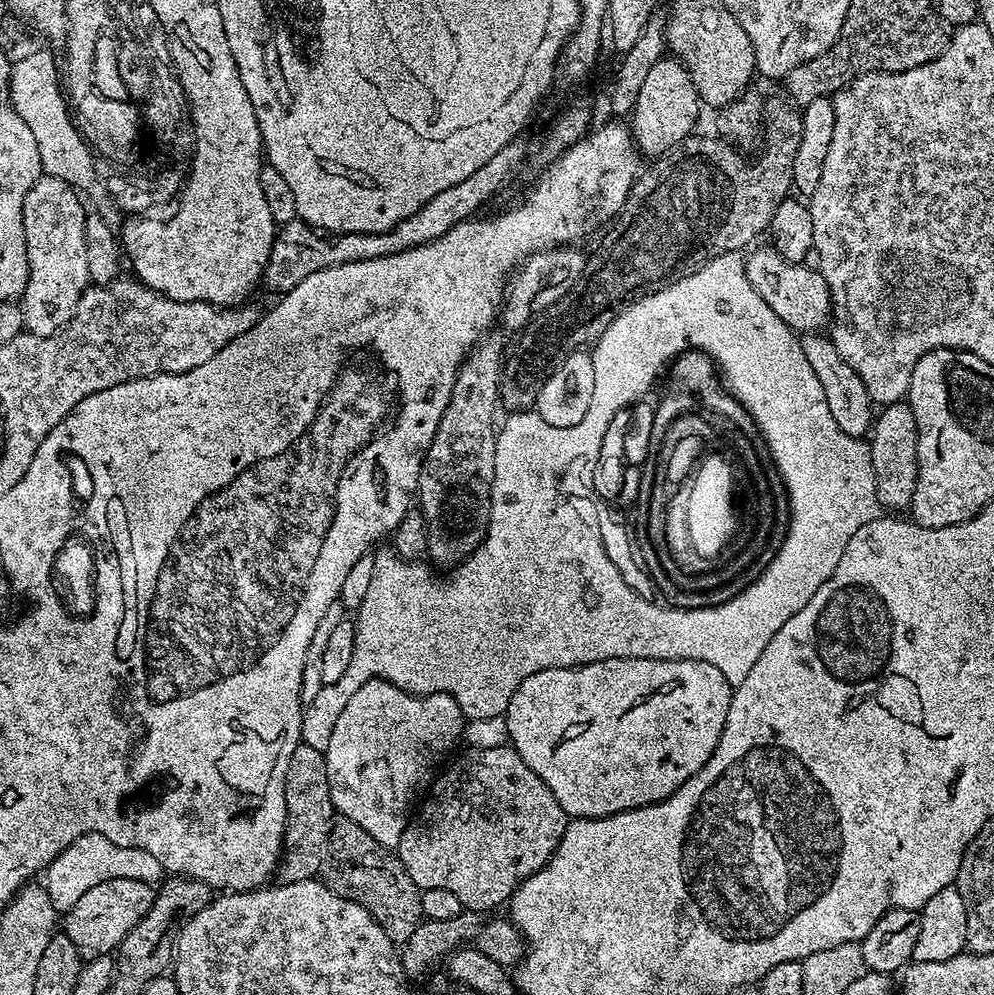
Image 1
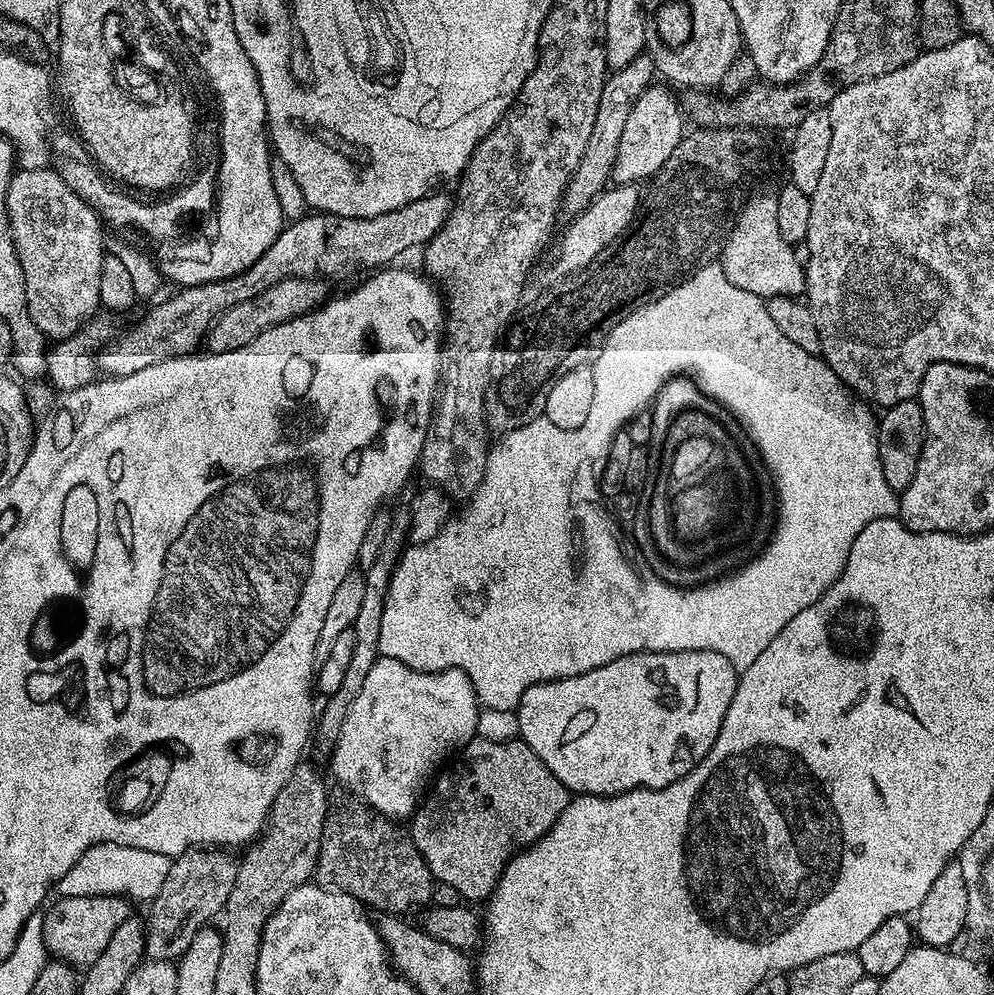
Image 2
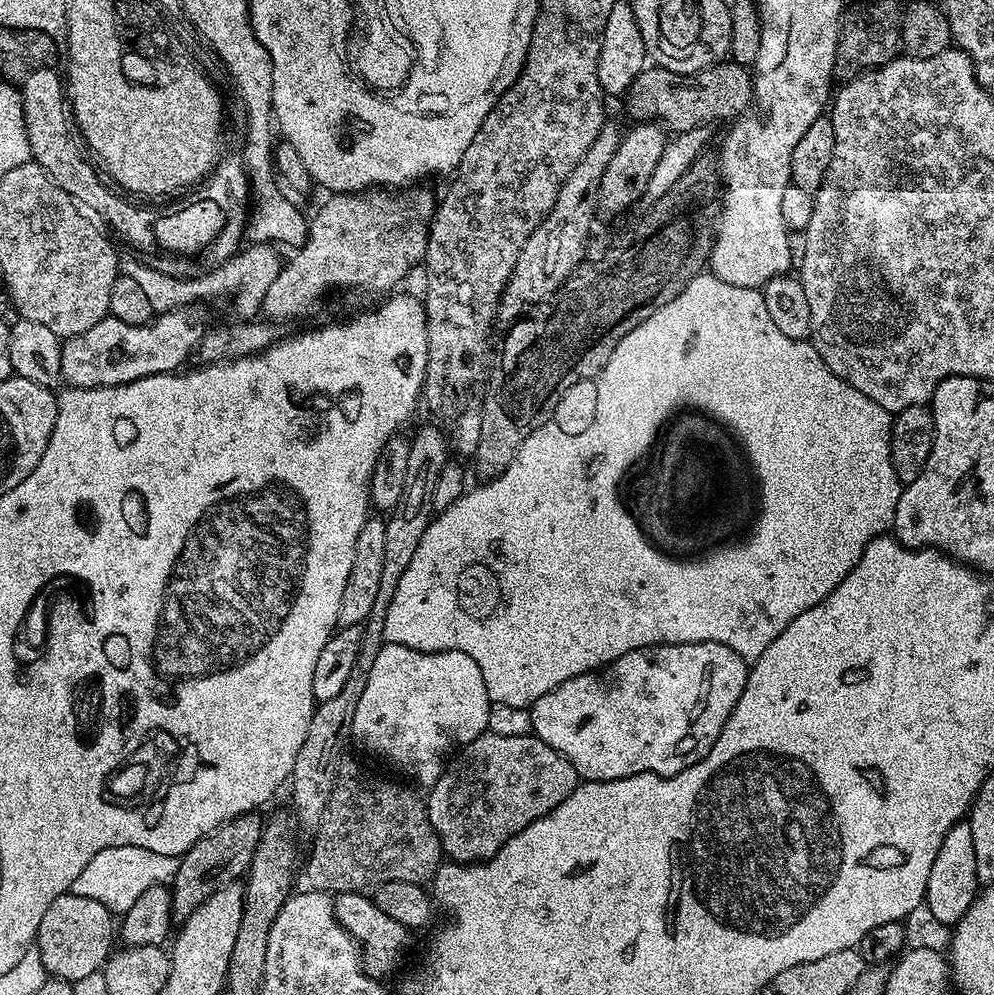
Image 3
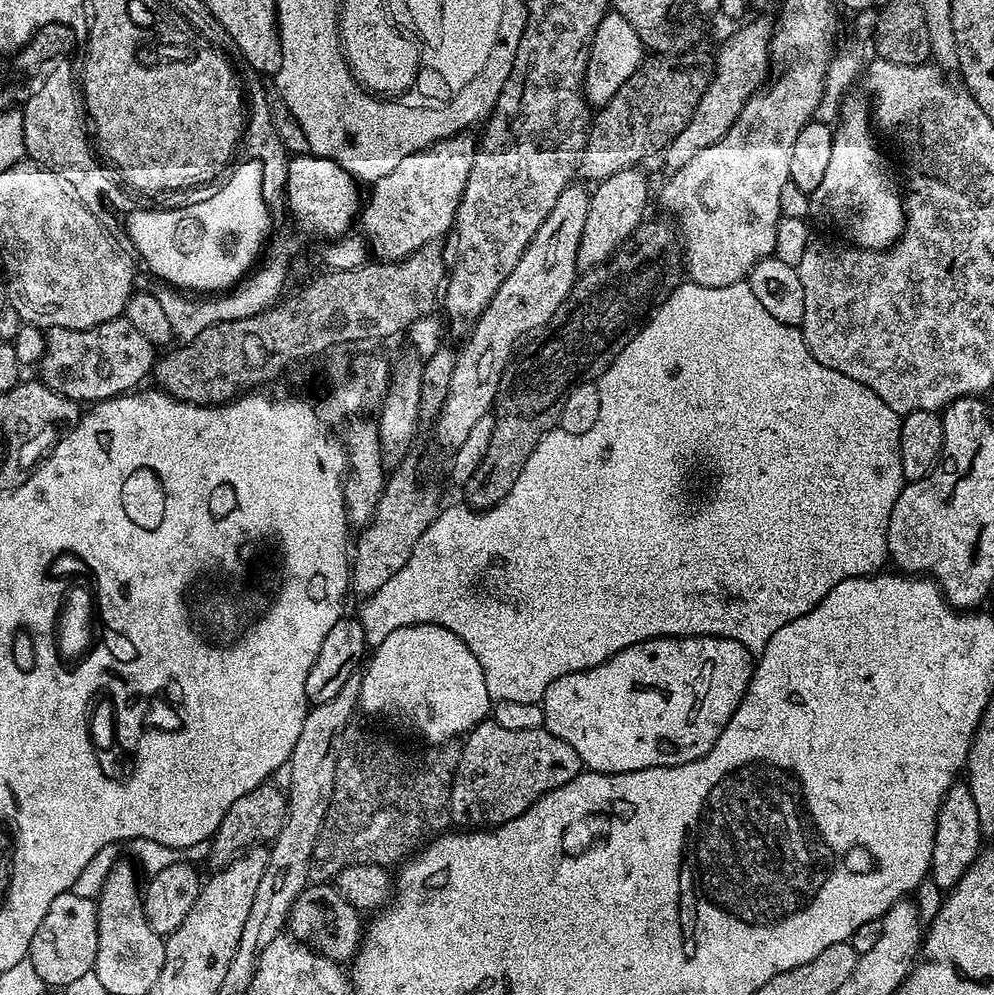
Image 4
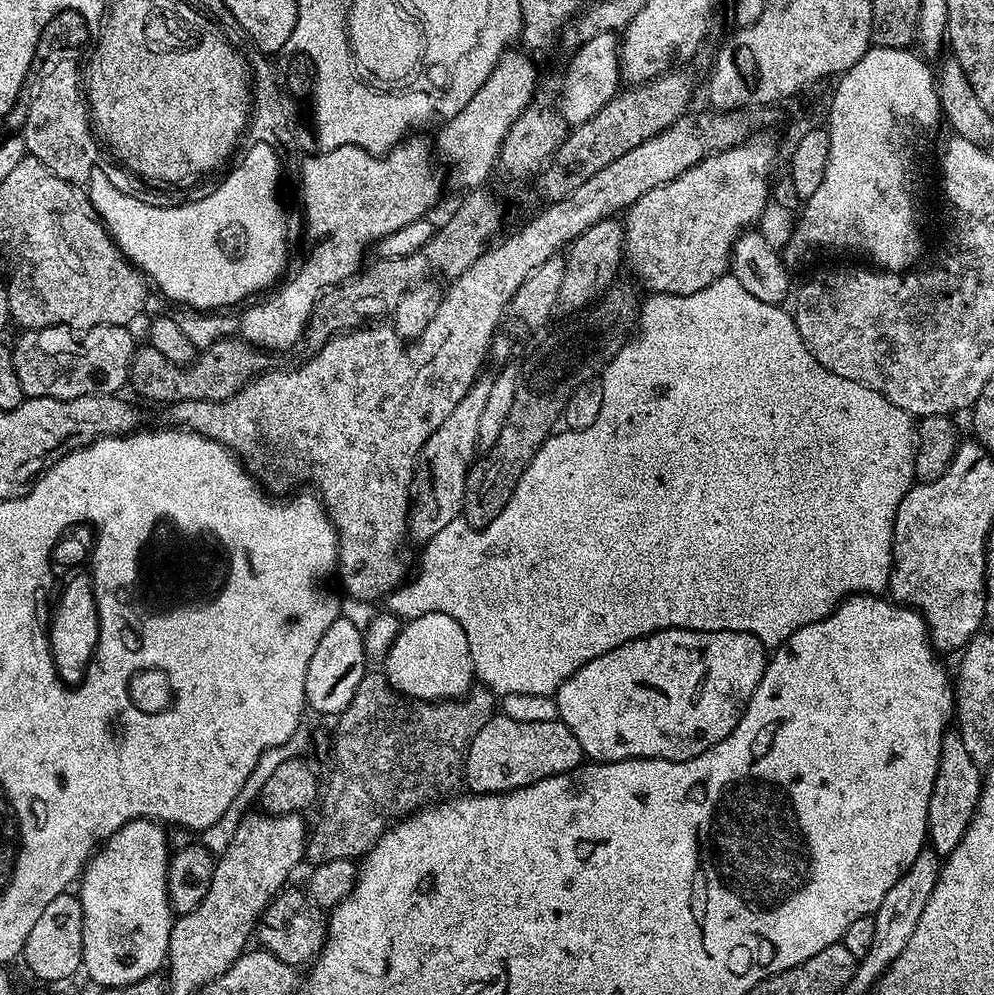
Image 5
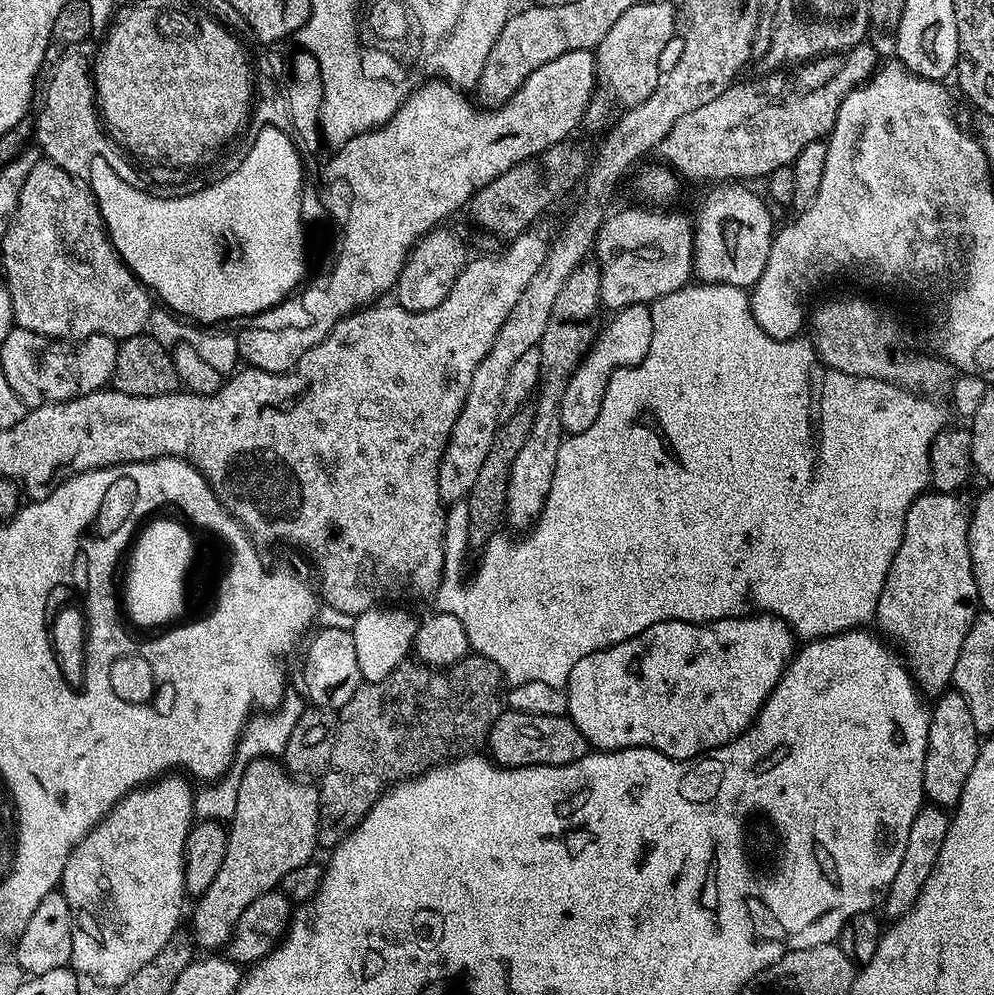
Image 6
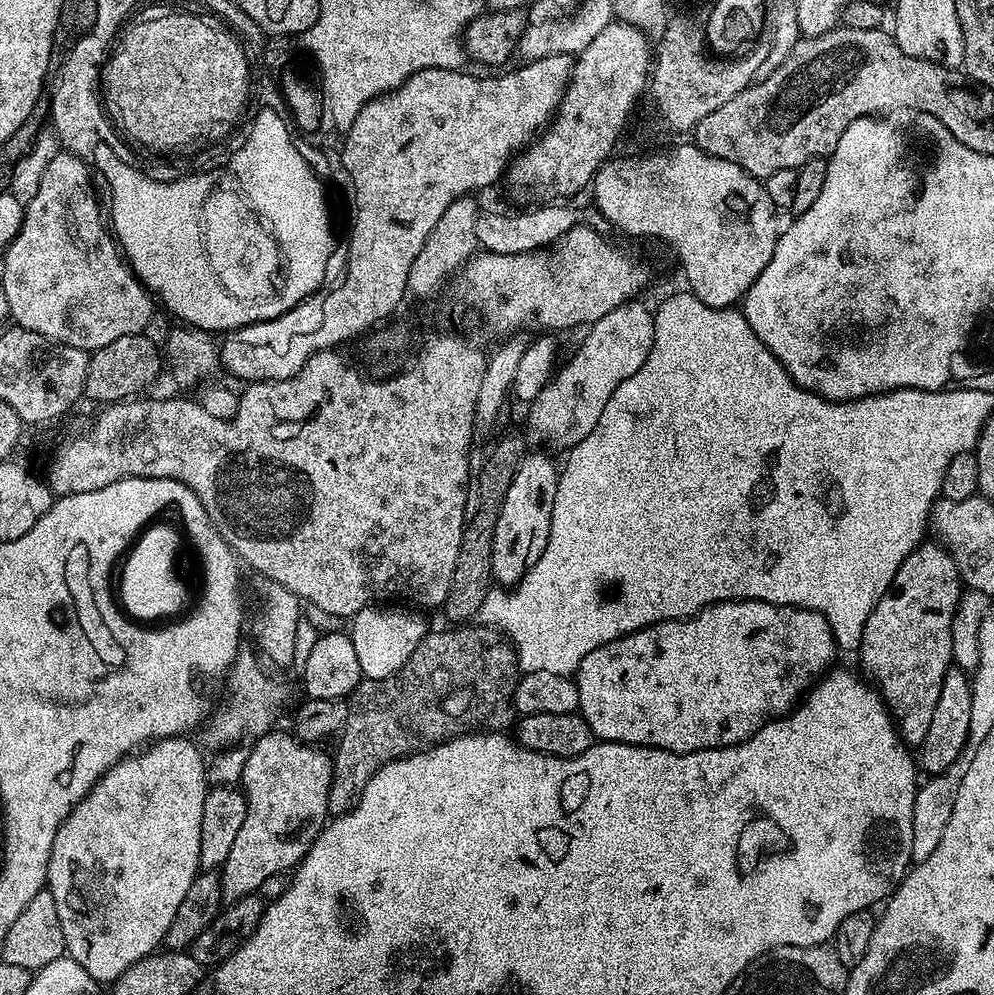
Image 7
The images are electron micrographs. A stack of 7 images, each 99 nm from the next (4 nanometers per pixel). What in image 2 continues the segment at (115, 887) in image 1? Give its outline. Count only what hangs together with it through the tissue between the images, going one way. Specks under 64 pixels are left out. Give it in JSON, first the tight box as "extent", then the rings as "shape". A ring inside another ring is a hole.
{"extent":[43,896,129,970],"shape":[[[60,896],[57,901],[57,904],[49,903],[48,910],[46,908],[43,913],[47,955],[63,960],[77,970],[87,970],[102,955],[102,950],[106,950],[114,930],[118,930],[118,926],[128,920],[129,901],[122,896]]]}

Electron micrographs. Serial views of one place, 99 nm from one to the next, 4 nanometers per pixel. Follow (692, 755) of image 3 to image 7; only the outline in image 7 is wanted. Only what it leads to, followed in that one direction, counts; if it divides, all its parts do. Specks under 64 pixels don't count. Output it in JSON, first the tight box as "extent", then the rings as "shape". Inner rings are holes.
{"extent":[574,600,838,754],"shape":[[[723,600],[721,604],[711,604],[696,615],[687,616],[685,620],[663,620],[632,632],[629,636],[619,636],[614,642],[598,646],[598,650],[590,650],[590,654],[582,658],[579,670],[574,673],[580,699],[578,711],[590,726],[593,737],[600,742],[639,744],[642,748],[661,748],[667,752],[681,754],[711,748],[729,748],[749,740],[764,724],[769,724],[771,720],[779,720],[793,711],[808,689],[833,667],[832,659],[835,656],[838,656],[836,639],[830,622],[826,622],[822,614],[805,608],[791,608],[785,604],[771,604],[765,600]]]}

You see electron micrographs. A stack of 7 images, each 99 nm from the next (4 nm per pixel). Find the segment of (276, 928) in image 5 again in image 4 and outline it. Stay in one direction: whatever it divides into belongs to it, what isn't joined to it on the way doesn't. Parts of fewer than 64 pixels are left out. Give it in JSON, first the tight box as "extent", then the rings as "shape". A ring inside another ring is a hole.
{"extent":[286,882,362,962],"shape":[[[312,882],[302,890],[302,894],[298,894],[288,914],[286,928],[295,939],[310,948],[315,948],[324,956],[337,962],[348,962],[360,950],[362,939],[360,918],[361,913],[343,897],[339,888],[328,882]]]}

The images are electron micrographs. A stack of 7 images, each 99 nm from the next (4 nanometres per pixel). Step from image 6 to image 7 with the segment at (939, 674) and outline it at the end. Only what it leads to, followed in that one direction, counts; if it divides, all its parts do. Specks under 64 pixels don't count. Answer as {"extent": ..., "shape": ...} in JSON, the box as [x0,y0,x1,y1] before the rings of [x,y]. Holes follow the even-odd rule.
{"extent":[858,543,962,746],"shape":[[[921,543],[919,548],[908,555],[906,562],[898,566],[894,582],[886,590],[878,606],[874,606],[870,618],[866,618],[866,630],[862,630],[862,642],[858,649],[860,664],[865,672],[863,675],[878,689],[885,706],[892,714],[900,739],[909,746],[919,746],[926,738],[926,730],[930,730],[930,718],[934,718],[934,710],[938,707],[942,678],[946,678],[949,668],[953,667],[950,630],[962,591],[958,566],[952,555],[939,543],[928,543]]]}

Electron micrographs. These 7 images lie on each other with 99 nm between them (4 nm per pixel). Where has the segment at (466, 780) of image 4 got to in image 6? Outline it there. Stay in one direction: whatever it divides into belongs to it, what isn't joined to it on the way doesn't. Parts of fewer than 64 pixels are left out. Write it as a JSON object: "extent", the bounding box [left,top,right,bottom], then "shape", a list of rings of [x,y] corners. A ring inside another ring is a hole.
{"extent":[487,710,590,768],"shape":[[[511,710],[501,711],[488,731],[487,751],[491,759],[501,768],[521,768],[522,766],[566,766],[587,756],[590,745],[582,730],[574,726],[567,715],[547,716],[546,714],[522,714]]]}

